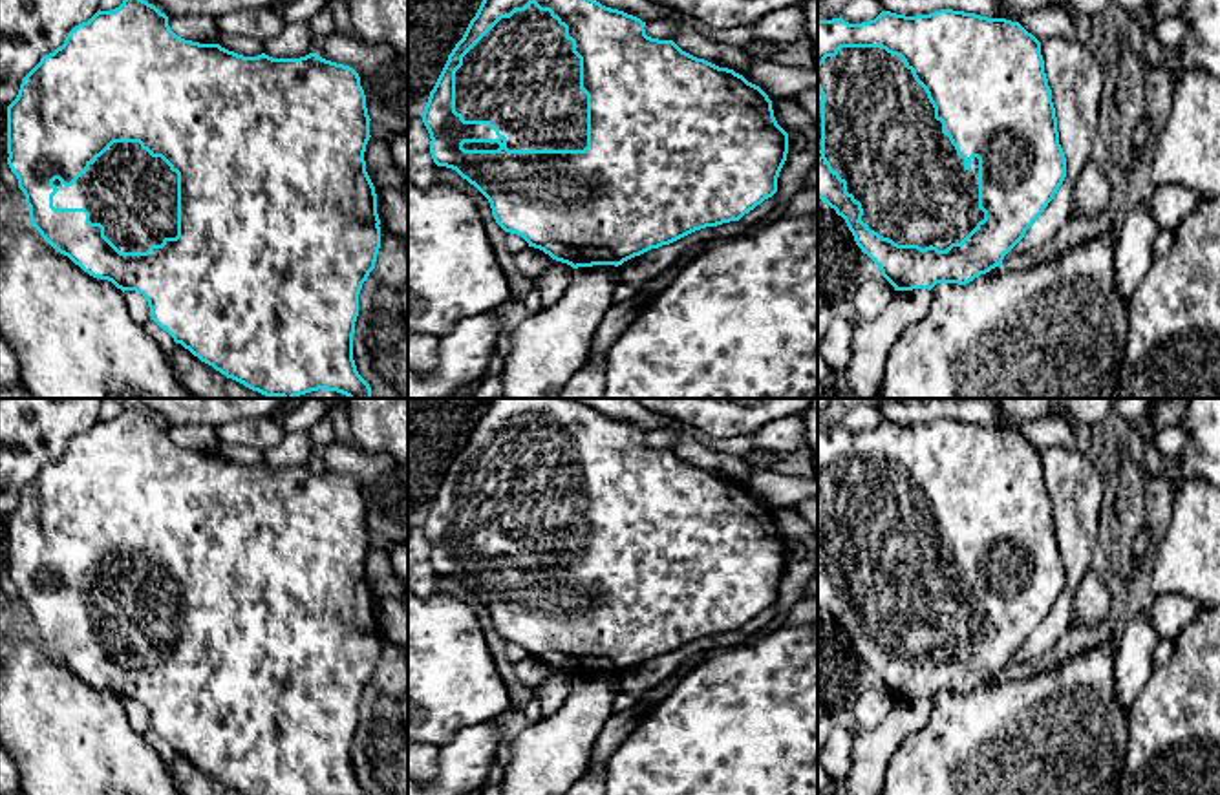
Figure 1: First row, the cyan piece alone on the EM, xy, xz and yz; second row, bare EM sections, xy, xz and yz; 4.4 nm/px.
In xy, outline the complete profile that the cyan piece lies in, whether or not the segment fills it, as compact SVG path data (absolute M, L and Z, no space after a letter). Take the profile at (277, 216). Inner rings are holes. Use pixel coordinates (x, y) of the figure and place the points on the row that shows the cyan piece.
M123 0L112 11L97 11L75 26L64 44L22 79L16 99L7 106L7 164L29 207L29 221L60 254L93 278L117 289L143 294L152 320L201 362L265 397L294 398L327 389L348 398L371 398L369 384L353 360L353 334L362 283L375 269L380 249L380 219L375 186L366 172L369 115L359 73L309 53L300 58L273 58L265 53L243 57L219 44L199 44L177 37L168 16L146 0Z

